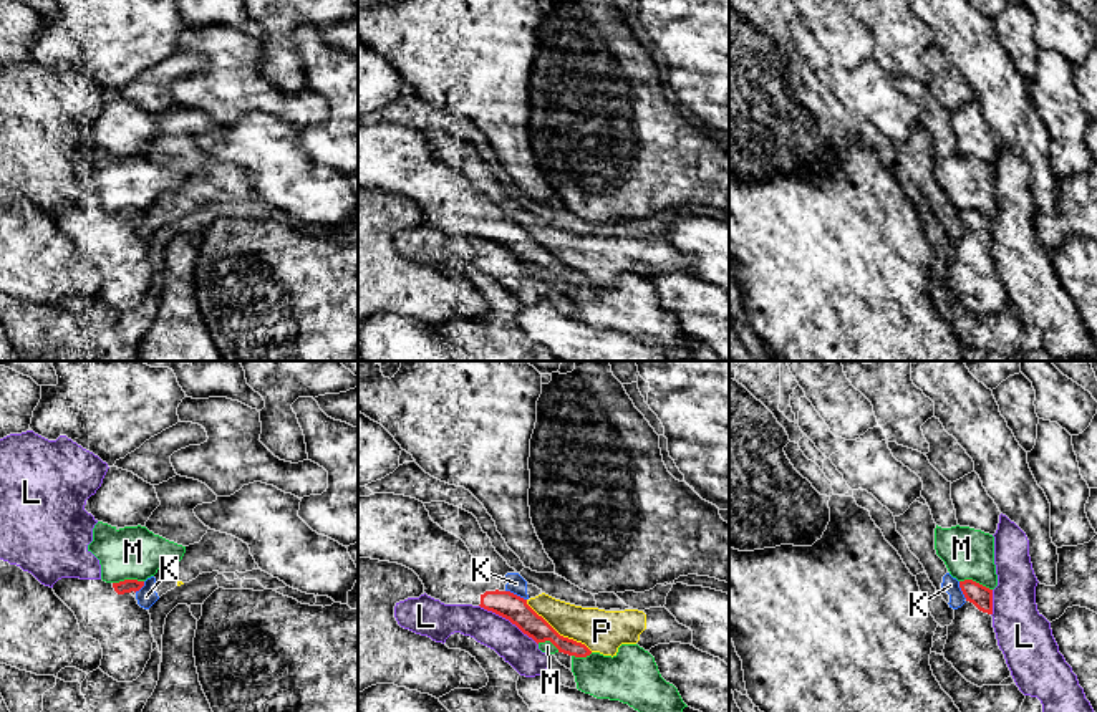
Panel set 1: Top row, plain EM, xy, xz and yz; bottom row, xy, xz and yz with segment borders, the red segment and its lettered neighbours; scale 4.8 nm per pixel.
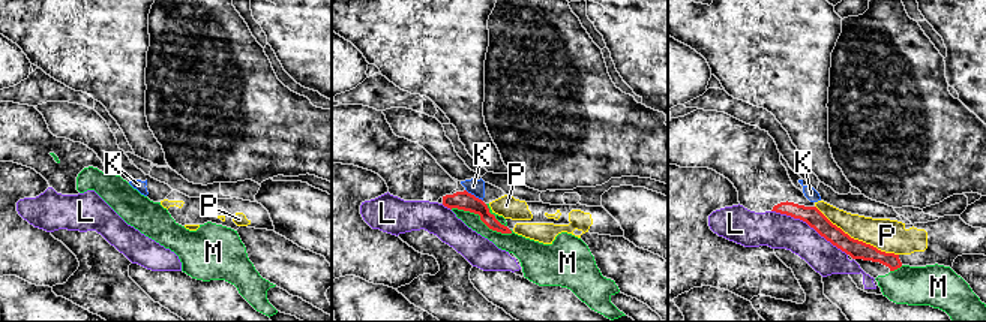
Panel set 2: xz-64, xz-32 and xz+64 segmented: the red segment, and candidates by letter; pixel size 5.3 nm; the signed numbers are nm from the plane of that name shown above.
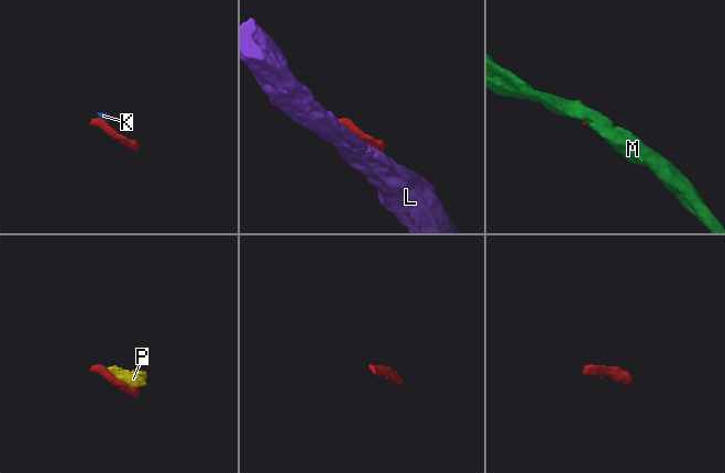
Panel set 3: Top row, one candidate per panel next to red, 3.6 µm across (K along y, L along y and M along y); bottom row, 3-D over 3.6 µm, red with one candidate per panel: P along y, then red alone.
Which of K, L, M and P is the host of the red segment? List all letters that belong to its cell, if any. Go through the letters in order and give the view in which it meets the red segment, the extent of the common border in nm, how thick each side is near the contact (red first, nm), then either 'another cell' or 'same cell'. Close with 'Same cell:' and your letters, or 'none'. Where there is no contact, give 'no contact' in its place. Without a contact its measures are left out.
K: meets red in xz; contact 120 nm long; 130 nm thick on the red side, 90 nm on the other; another cell
L: meets red in xz; contact 340 nm long; 130 nm thick on the red side, 170 nm on the other; another cell
M: meets red in yz; contact 170 nm long; 110 nm thick on the red side, 240 nm on the other; another cell
P: meets red in xz; contact 420 nm long; 130 nm thick on the red side, 220 nm on the other; another cell
Same cell: none

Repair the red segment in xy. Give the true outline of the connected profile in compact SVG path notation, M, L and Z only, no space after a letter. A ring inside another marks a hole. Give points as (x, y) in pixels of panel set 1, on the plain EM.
M61 207L53 214L55 224L75 242L81 265L101 273L103 288L99 298L118 311L136 310L151 288L154 267L151 263L151 243L141 237L133 220L139 220L144 210L124 209L106 212L103 209Z

